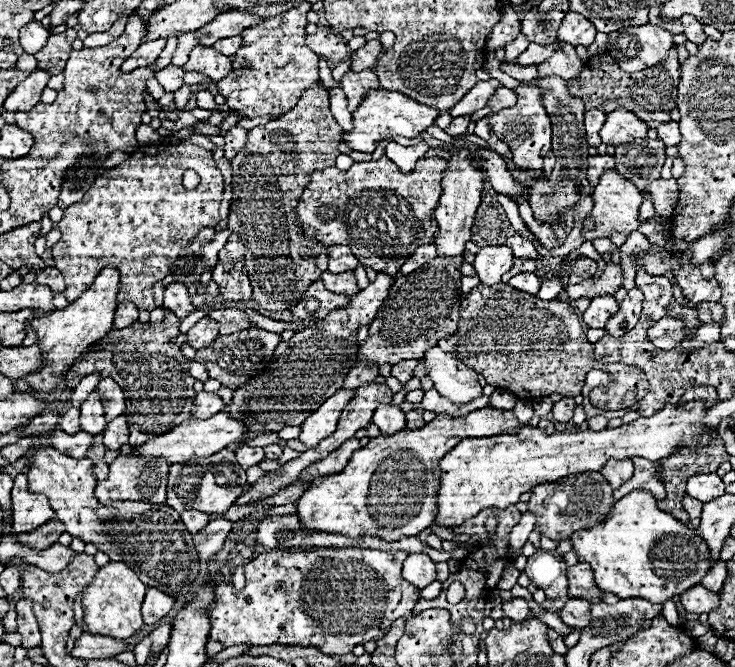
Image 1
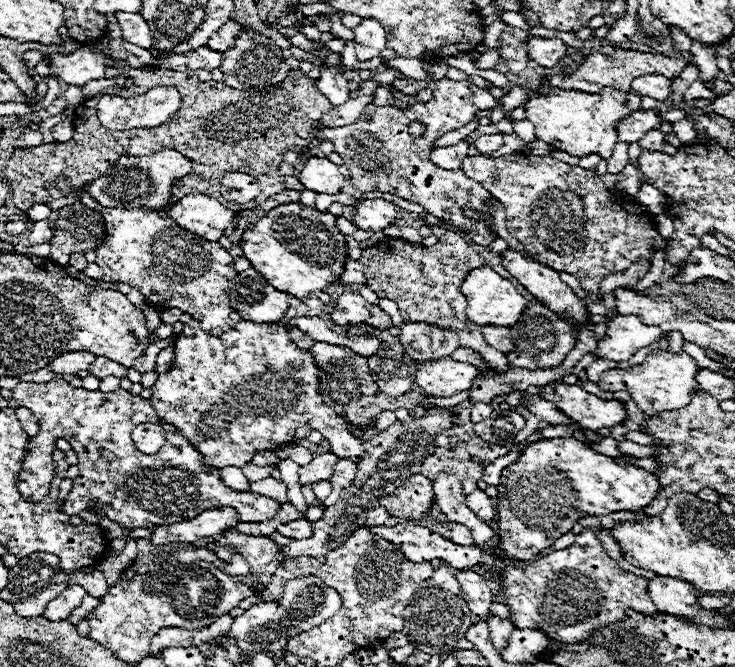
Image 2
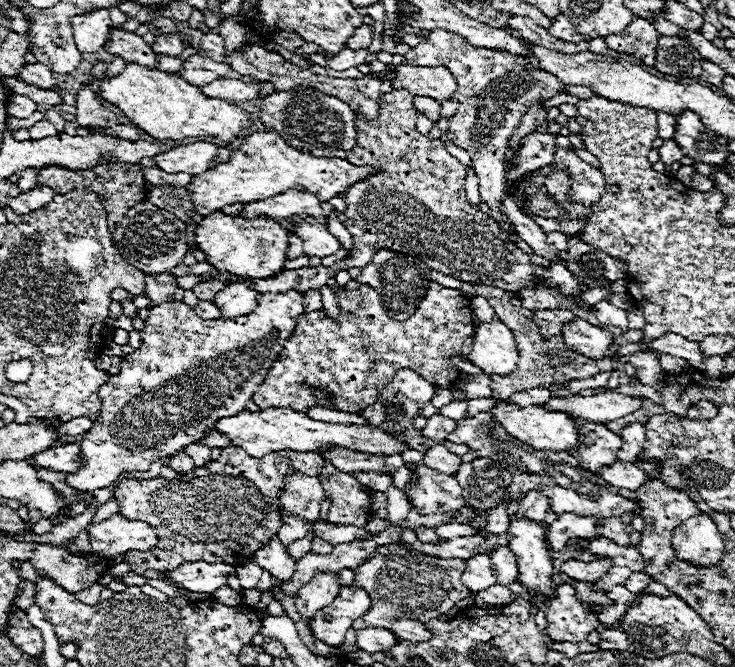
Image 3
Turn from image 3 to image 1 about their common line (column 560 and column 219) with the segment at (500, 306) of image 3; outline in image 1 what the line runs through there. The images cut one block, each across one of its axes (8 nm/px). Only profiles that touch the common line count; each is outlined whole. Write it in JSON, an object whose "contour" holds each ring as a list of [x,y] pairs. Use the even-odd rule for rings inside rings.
{"contour":[[[252,328],[252,330],[240,330],[238,334],[230,334],[230,336],[220,336],[216,338],[216,342],[210,348],[198,350],[194,356],[194,362],[200,362],[208,368],[210,378],[220,380],[220,384],[236,390],[240,388],[240,384],[244,384],[248,378],[256,376],[260,370],[264,370],[264,366],[268,364],[274,348],[280,344],[280,336],[260,330],[260,328]]]}

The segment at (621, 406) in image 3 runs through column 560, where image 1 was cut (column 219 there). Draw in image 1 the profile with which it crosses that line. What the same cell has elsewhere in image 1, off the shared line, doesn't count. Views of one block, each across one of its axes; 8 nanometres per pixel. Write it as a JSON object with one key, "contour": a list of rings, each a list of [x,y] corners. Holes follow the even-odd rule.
{"contour":[[[198,392],[192,404],[192,416],[194,418],[210,418],[212,414],[218,414],[224,408],[224,402],[214,392]]]}

